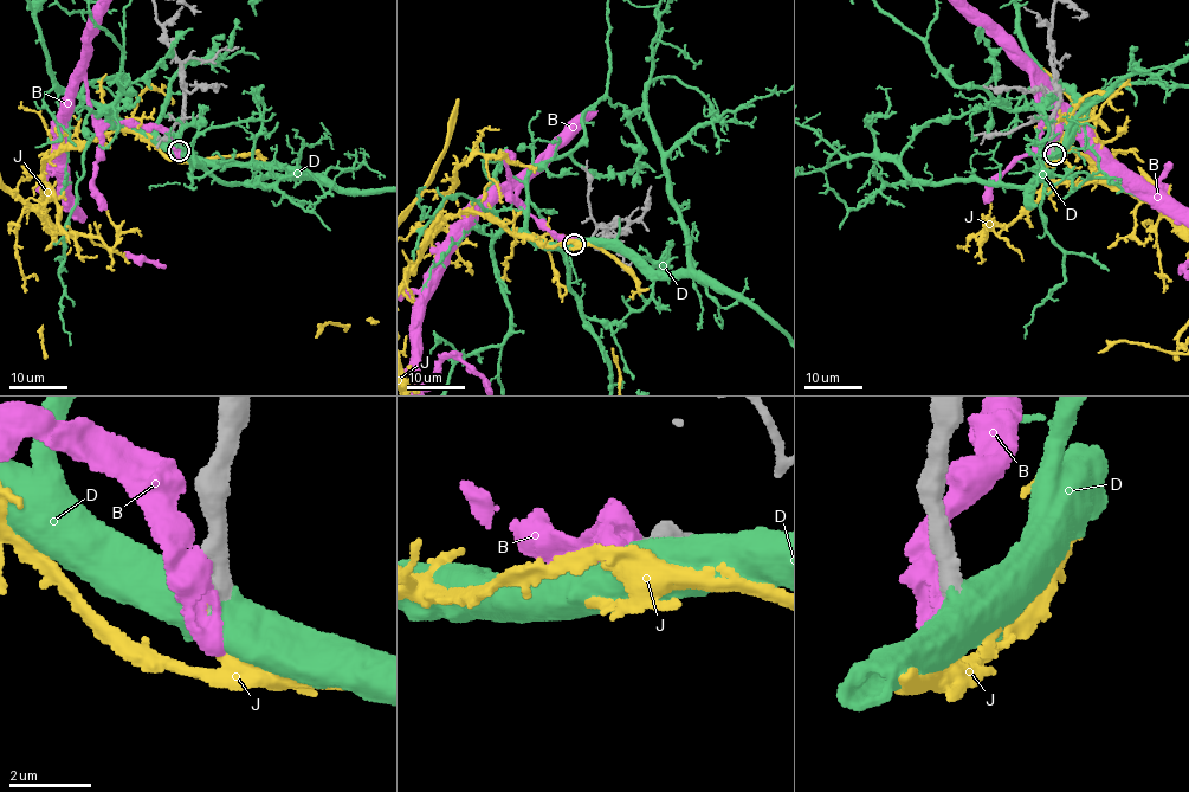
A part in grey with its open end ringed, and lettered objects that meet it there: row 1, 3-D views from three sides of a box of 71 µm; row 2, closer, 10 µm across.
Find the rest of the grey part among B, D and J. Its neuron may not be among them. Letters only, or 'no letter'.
D

